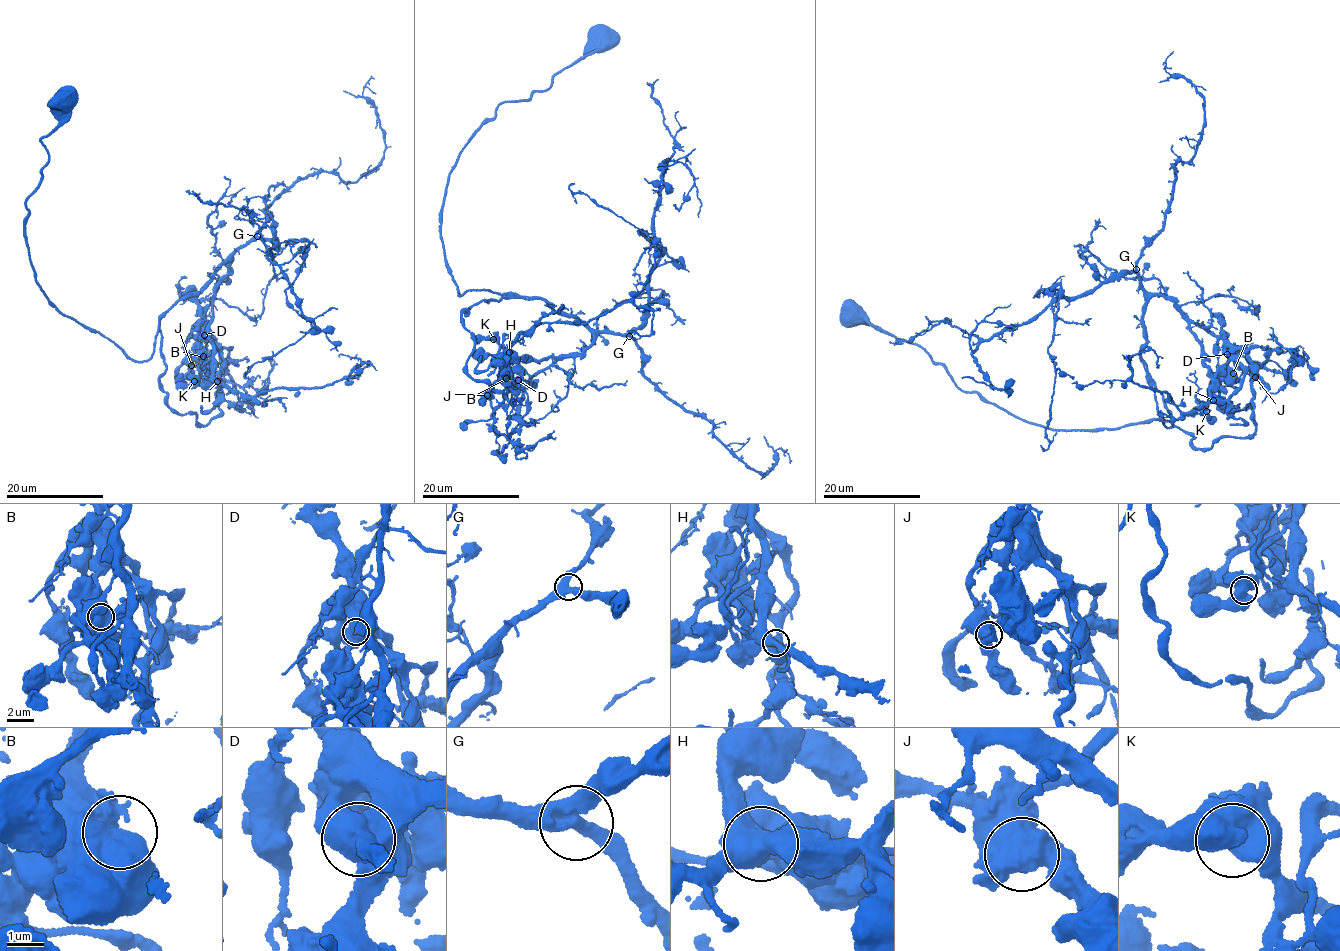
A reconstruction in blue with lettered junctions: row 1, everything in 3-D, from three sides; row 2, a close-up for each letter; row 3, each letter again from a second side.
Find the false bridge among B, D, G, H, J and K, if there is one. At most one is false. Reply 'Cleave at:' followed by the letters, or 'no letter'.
Cleave at: D

